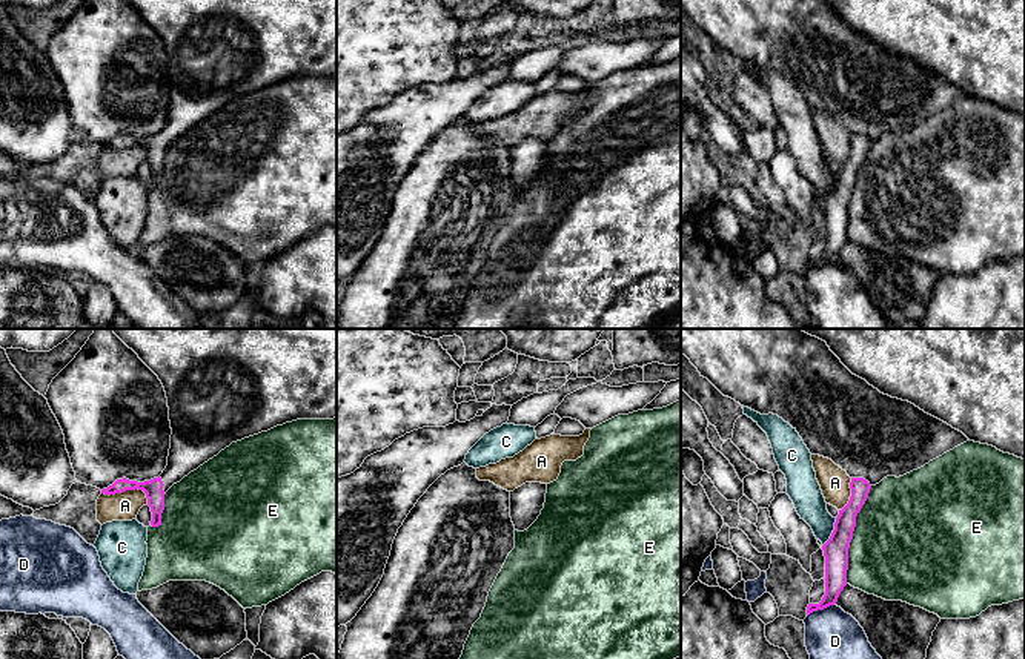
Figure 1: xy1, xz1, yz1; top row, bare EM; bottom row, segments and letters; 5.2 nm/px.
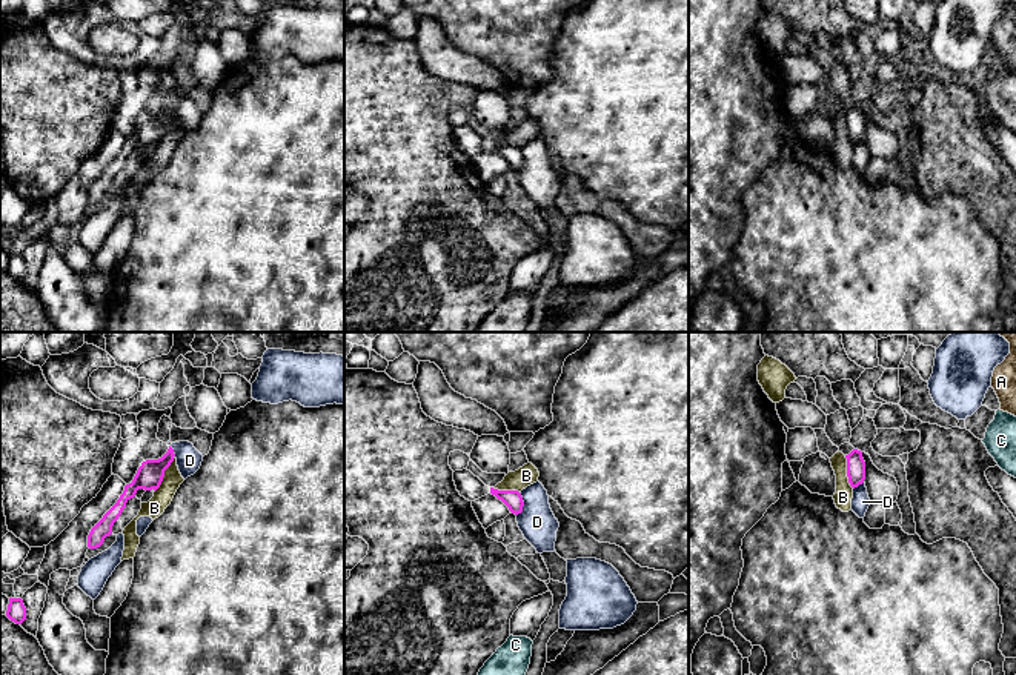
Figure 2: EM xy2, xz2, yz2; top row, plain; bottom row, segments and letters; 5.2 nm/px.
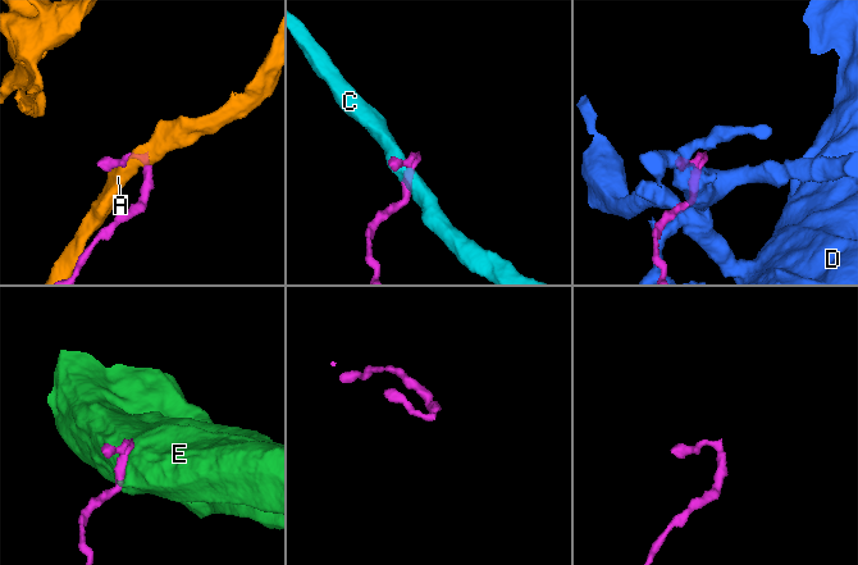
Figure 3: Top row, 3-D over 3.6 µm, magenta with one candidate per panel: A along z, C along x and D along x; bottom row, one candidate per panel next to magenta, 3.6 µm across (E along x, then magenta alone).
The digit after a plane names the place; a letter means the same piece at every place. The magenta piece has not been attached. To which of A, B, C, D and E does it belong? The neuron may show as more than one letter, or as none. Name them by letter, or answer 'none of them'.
none of them

